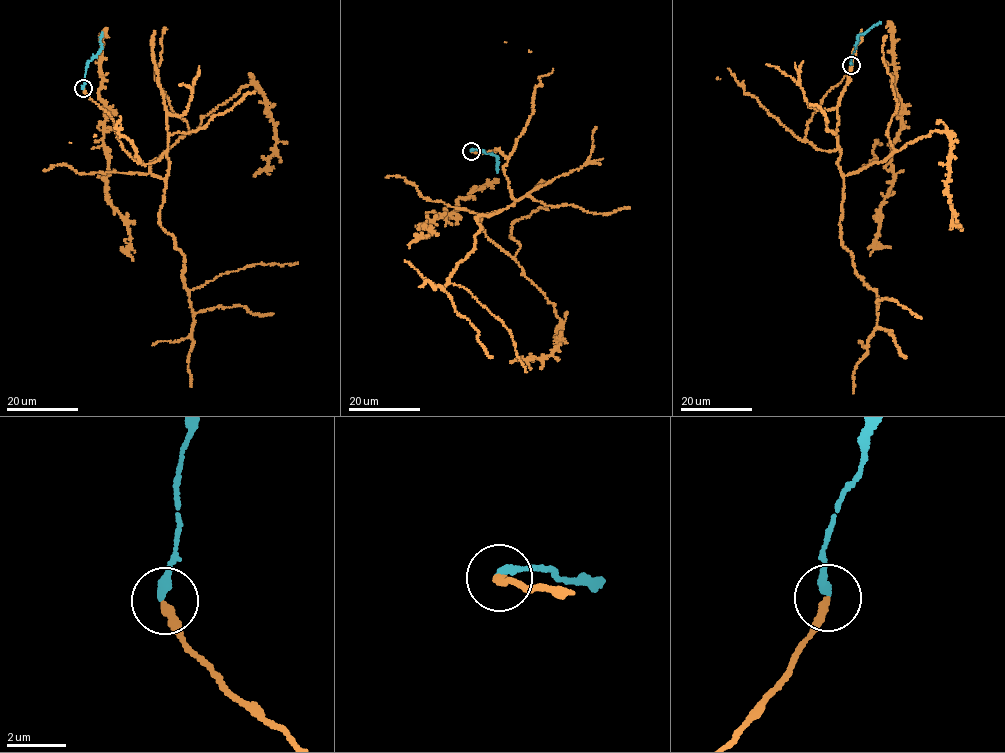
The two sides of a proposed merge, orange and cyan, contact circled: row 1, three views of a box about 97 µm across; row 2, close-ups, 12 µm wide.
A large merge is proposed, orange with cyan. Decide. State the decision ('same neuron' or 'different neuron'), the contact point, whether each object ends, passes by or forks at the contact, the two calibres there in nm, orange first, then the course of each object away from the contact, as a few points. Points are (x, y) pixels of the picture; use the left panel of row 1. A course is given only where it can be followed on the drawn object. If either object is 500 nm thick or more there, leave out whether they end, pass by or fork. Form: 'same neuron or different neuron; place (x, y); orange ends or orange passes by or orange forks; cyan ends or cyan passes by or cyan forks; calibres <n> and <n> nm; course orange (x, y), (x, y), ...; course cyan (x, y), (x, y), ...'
different neuron; place (83, 88); orange ends; cyan ends; calibres 280 and 280 nm; course orange (83, 88), (134, 159), (166, 151), (165, 178), (151, 162), (252, 82), (276, 148), (253, 176); course cyan (83, 88), (87, 63), (102, 47), (102, 32)

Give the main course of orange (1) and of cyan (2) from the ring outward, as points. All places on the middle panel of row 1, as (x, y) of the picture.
1: (472, 151), (505, 155), (514, 204), (480, 225), (560, 322), (547, 355), (509, 362)
2: (472, 150), (476, 149), (497, 157), (497, 172)

